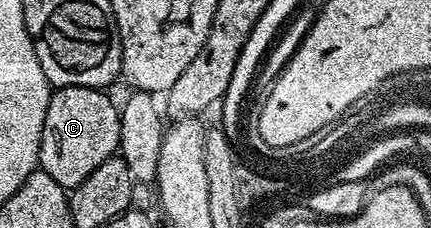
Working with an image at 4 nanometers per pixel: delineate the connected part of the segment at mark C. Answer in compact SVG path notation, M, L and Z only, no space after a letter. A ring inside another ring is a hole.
M66 85L54 88L49 94L37 164L40 172L51 175L51 179L55 179L55 183L62 185L66 191L83 183L83 179L87 179L87 175L91 175L99 163L118 152L121 114L118 106L113 106L109 95L108 92L91 87Z

